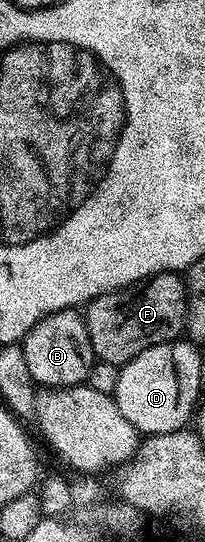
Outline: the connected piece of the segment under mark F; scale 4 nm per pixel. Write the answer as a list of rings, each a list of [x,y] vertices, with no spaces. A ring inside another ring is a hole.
[[[177,272],[154,274],[134,286],[124,286],[122,290],[99,296],[83,310],[93,357],[120,368],[147,348],[176,342],[182,337],[186,312],[185,280]]]

